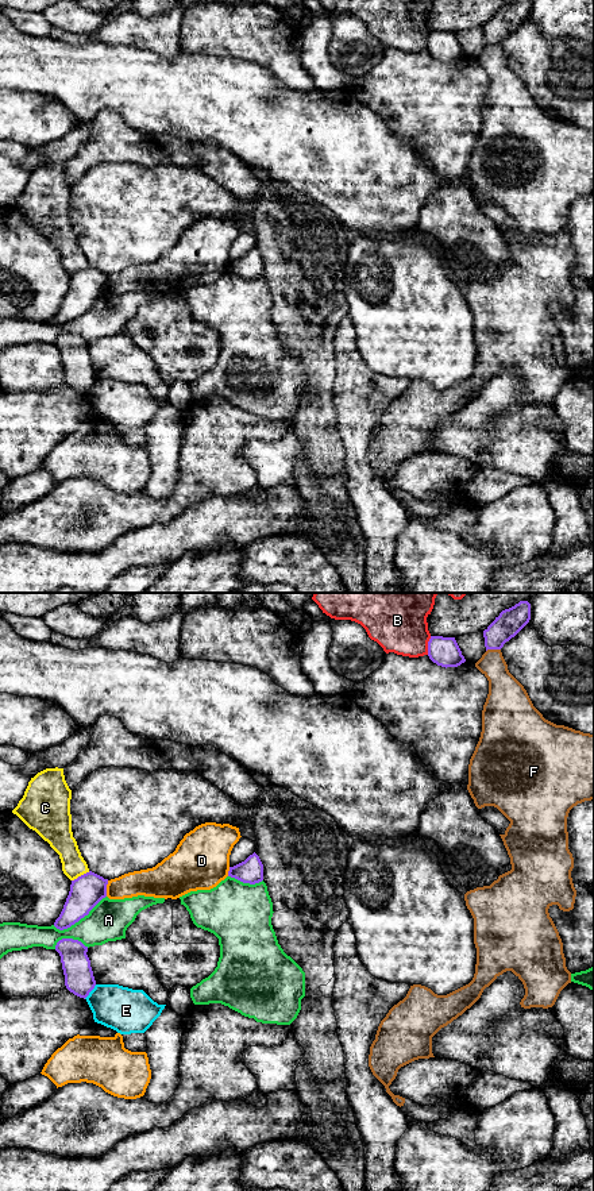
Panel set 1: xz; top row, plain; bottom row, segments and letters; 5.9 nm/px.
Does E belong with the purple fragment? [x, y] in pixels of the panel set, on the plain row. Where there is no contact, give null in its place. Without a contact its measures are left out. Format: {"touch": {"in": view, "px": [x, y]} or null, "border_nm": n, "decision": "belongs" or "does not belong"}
{"touch": {"in": "xz", "px": [91, 385]}, "border_nm": 120, "decision": "does not belong"}

